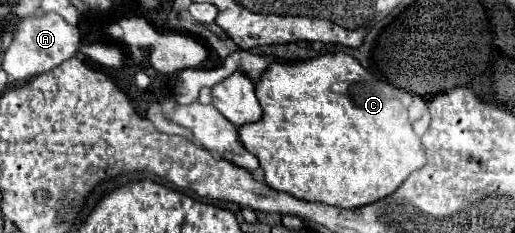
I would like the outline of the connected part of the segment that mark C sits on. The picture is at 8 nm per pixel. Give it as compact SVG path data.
M326 53L326 55L318 55L312 59L296 59L296 61L274 61L254 83L256 89L256 97L260 101L262 107L262 119L256 123L246 123L238 129L238 137L240 143L246 147L246 151L250 151L252 155L258 157L260 167L264 171L264 181L276 189L276 191L284 191L290 193L298 199L304 201L320 201L320 203L328 203L328 205L336 205L336 207L344 207L344 209L352 209L352 207L362 207L366 203L372 203L374 199L382 199L386 195L390 195L412 171L420 169L426 163L426 155L422 149L420 139L414 135L412 125L408 121L408 111L406 107L400 103L400 99L394 95L392 85L378 81L370 71L366 71L352 55L348 53Z

